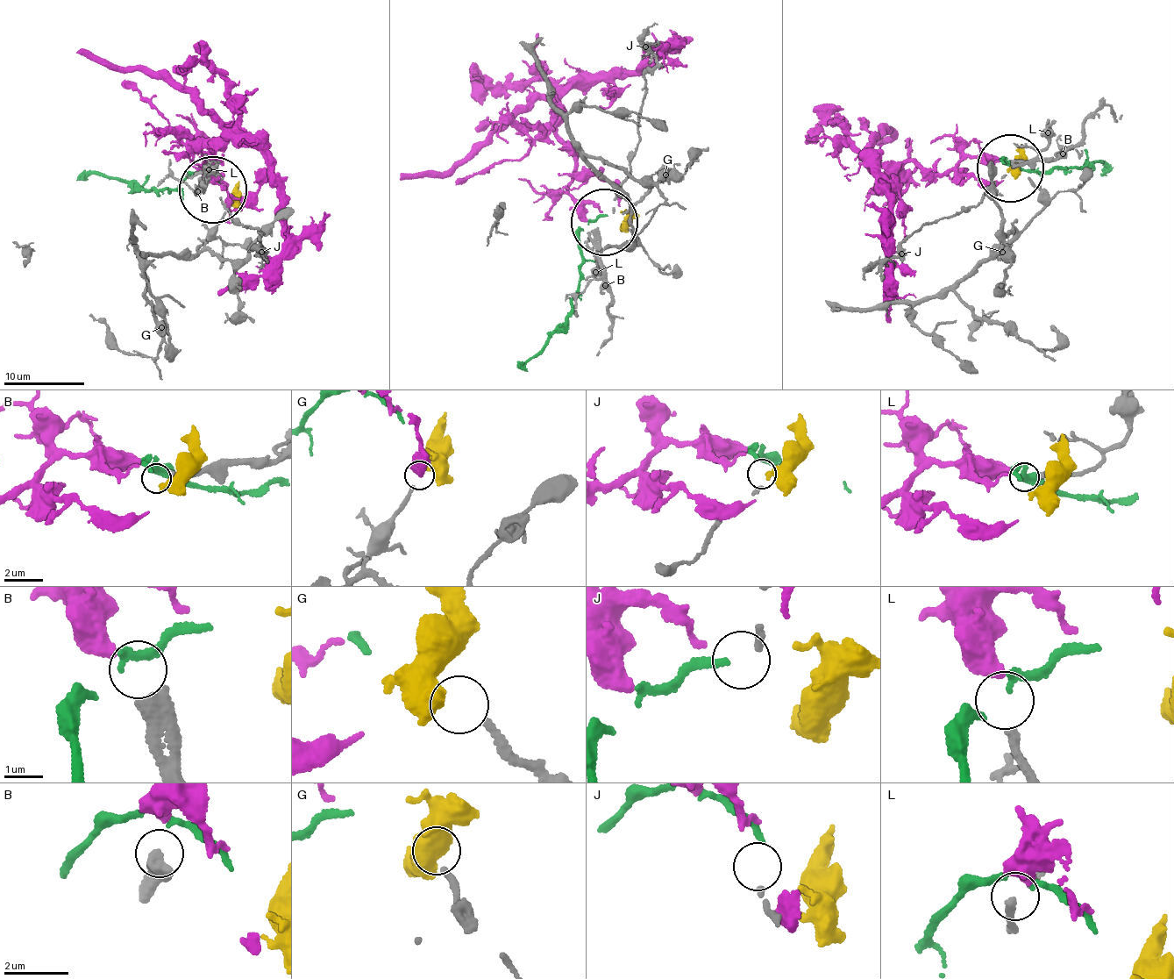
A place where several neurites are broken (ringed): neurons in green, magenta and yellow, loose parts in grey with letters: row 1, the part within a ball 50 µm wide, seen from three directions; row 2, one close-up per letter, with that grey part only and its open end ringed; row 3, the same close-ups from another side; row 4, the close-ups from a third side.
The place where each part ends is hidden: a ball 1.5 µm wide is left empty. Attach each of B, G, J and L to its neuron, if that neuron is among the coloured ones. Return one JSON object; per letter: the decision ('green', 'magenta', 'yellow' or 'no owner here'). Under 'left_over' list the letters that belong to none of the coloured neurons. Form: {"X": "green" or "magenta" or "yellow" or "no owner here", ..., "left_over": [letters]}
{"B": "no owner here", "G": "yellow", "J": "green", "L": "magenta", "left_over": ["B"]}

